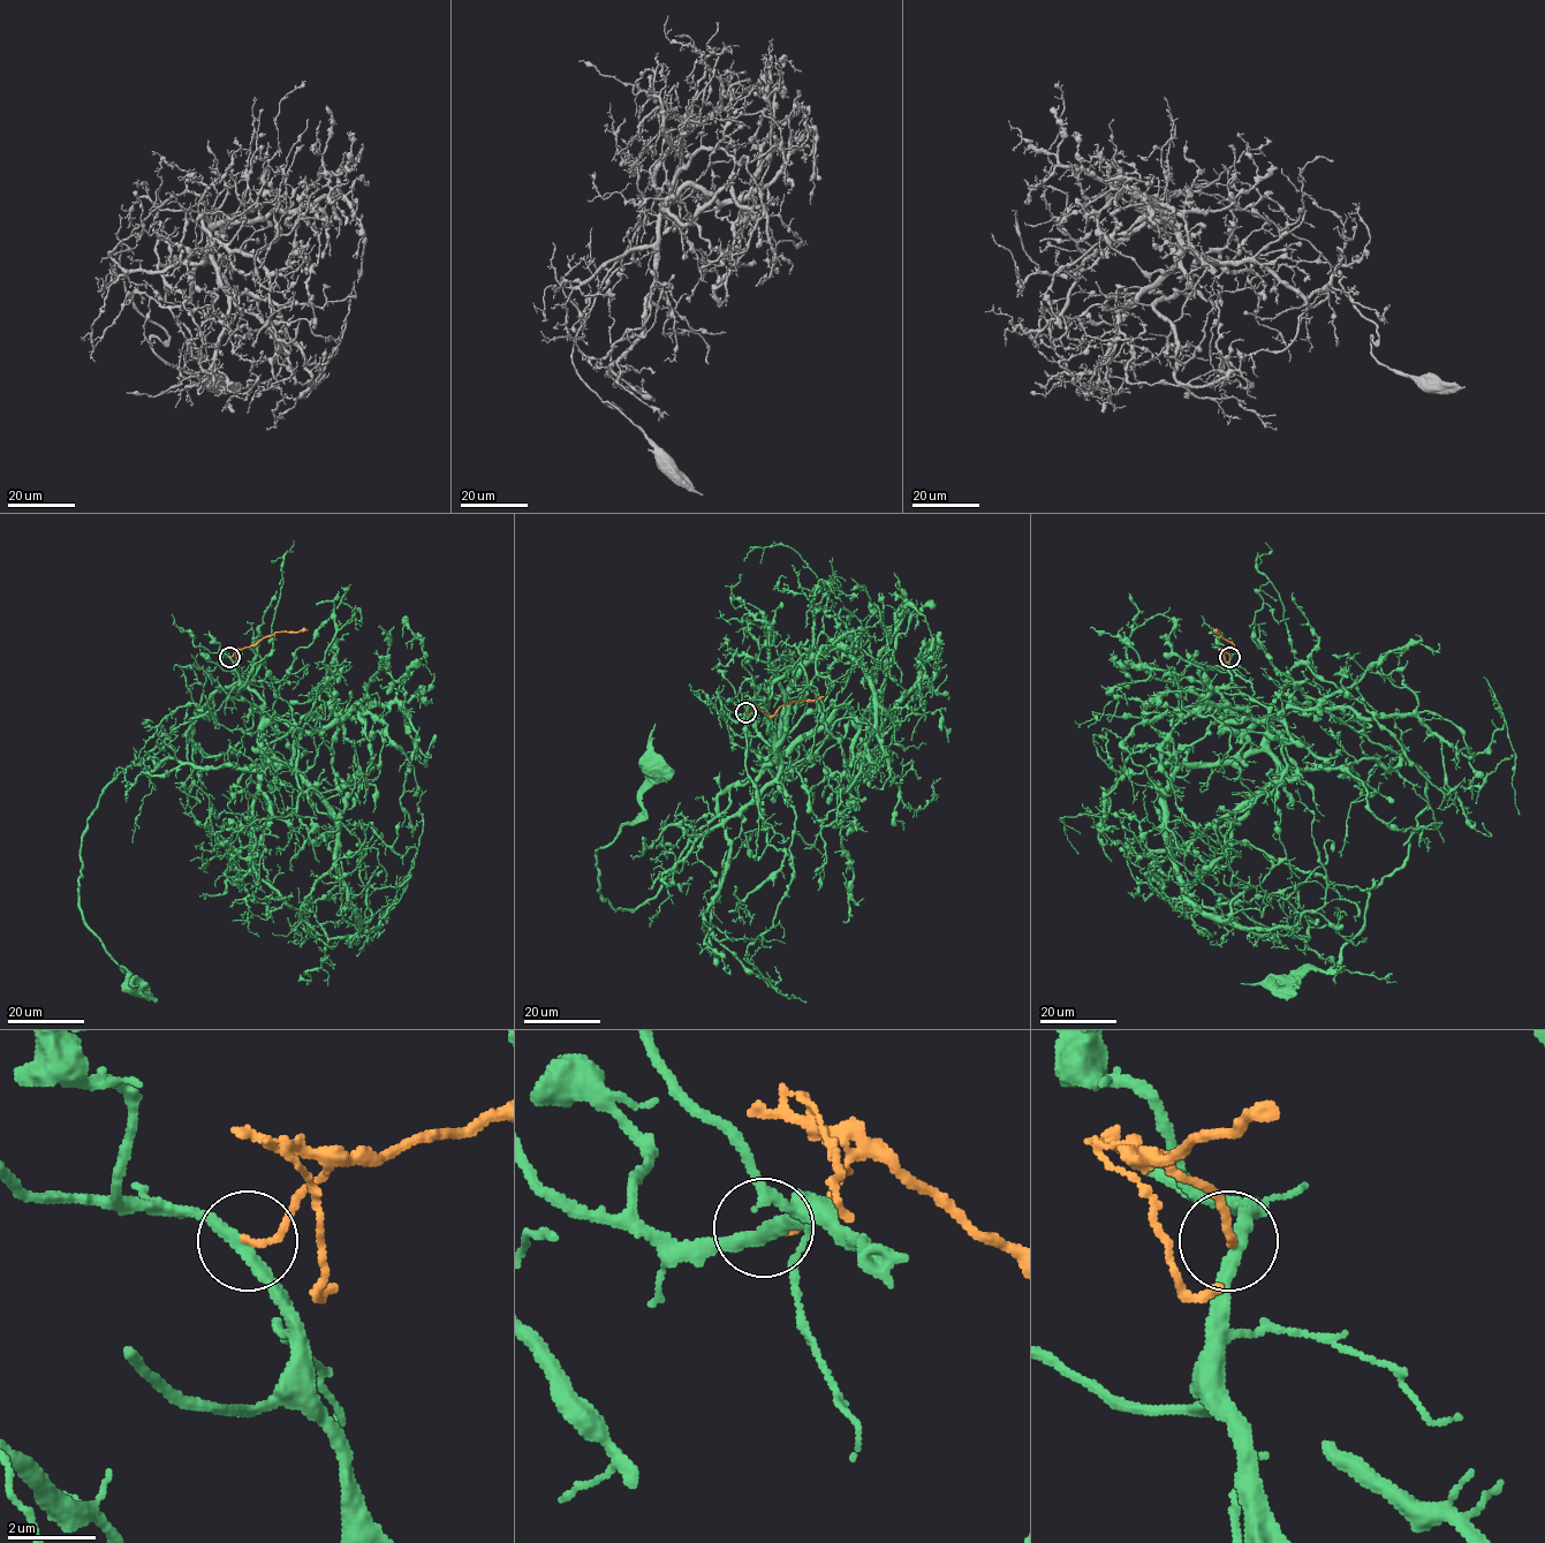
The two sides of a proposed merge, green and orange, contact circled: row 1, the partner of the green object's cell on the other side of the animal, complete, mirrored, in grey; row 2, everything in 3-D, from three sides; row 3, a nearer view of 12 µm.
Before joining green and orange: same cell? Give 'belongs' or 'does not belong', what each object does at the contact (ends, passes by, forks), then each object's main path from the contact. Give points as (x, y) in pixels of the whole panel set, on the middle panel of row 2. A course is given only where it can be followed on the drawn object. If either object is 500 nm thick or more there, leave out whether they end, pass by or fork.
belongs; green passes by; orange ends; course green (746, 712), (779, 755), (729, 788), (653, 897), (614, 909), (597, 891), (597, 852), (642, 811), (652, 764); course orange (746, 712), (757, 706), (773, 715), (792, 702), (824, 696)

